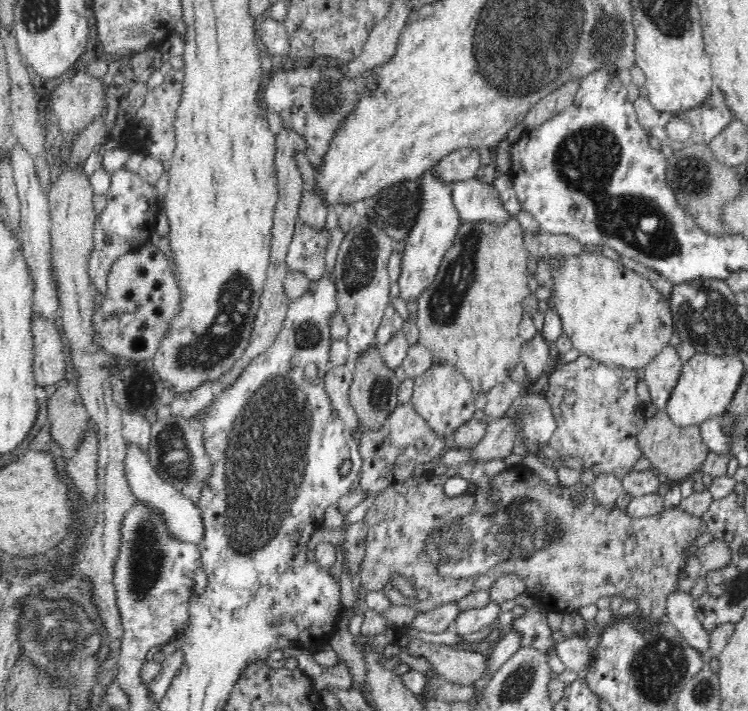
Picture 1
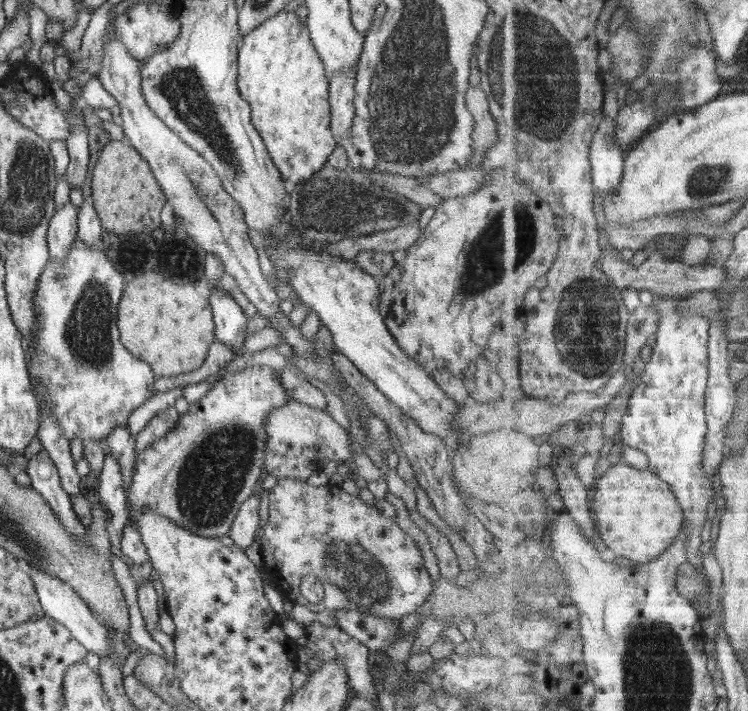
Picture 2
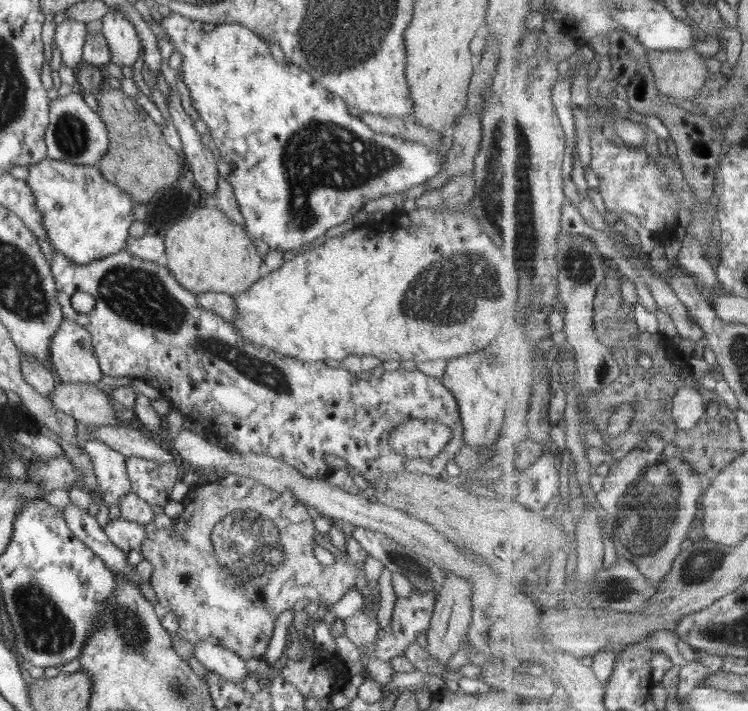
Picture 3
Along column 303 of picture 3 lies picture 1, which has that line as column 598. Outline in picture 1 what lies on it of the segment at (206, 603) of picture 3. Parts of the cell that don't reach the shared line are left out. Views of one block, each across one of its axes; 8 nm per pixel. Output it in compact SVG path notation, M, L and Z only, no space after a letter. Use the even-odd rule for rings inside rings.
M482 463L461 464L457 467L450 467L449 472L442 475L430 473L423 474L422 476L416 475L408 477L405 481L401 481L400 483L393 484L392 486L383 489L375 498L372 506L368 508L363 522L367 526L367 532L364 558L362 558L362 564L360 564L359 570L362 588L364 588L366 593L370 591L382 592L382 594L389 599L391 605L416 607L418 612L434 610L436 607L446 606L446 604L450 602L458 603L458 600L468 596L470 591L490 590L490 587L494 582L496 582L503 574L516 574L525 582L526 591L529 593L530 597L534 599L536 603L546 608L548 612L564 612L564 610L570 610L570 612L572 612L572 610L578 610L578 608L582 608L582 606L596 606L596 603L600 598L612 599L614 596L621 596L623 601L626 602L636 600L636 602L638 602L638 608L636 610L638 616L642 618L646 625L656 626L658 622L661 622L666 617L666 602L669 595L673 594L675 591L680 591L678 588L677 575L681 566L684 565L687 560L696 559L701 565L695 584L689 592L694 600L698 600L698 598L706 592L705 576L707 575L707 572L723 568L730 564L732 560L730 548L726 542L718 540L718 538L713 538L703 548L698 549L693 554L688 554L690 546L694 546L694 540L696 540L700 534L701 517L697 517L688 511L682 510L680 505L672 509L664 509L662 512L649 517L632 517L632 515L626 513L626 509L620 509L614 504L599 503L592 494L591 486L587 486L582 482L578 482L574 487L564 487L561 484L552 486L522 464L510 468L505 472L494 476L494 478L490 478L490 476L486 475L484 464ZM451 476L461 476L462 478L465 478L470 484L476 485L476 491L473 493L466 492L457 497L448 497L444 493L444 483ZM490 490L499 492L500 500L498 500L496 504L488 499L488 492L490 492ZM575 492L584 493L586 495L586 502L584 502L584 504L580 504L580 506L574 504L574 501L571 500L571 496ZM394 576L404 576L416 590L424 590L425 588L430 592L430 597L421 602L413 597L406 598L404 594L401 594L400 591L396 591L396 589L392 587L390 580L392 580Z

